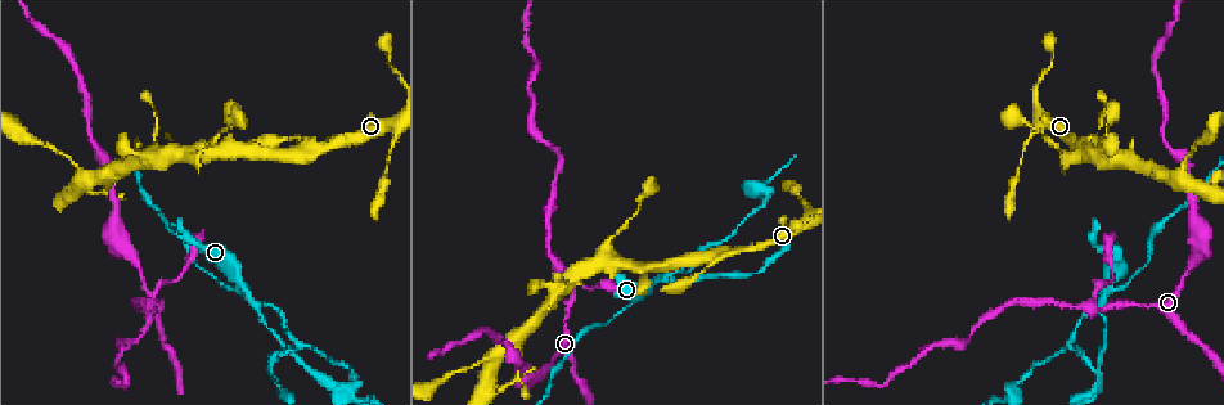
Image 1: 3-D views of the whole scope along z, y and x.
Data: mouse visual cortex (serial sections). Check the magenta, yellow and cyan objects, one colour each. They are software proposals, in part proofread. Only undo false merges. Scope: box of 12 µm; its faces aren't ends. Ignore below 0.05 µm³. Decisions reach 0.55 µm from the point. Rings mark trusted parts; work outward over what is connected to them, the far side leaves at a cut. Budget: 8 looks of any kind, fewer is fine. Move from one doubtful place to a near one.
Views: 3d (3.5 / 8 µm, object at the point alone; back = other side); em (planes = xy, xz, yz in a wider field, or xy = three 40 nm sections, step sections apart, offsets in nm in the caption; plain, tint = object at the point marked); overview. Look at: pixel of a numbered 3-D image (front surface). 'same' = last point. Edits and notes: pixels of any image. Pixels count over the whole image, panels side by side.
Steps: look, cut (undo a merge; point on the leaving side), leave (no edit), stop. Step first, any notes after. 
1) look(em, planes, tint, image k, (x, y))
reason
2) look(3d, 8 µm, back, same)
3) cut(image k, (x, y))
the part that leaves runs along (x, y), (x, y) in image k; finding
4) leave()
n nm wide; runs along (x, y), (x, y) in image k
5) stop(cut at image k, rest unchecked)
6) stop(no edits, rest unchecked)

look(3d, 3.5 µm, back, image 1, (389, 156))
thin neck

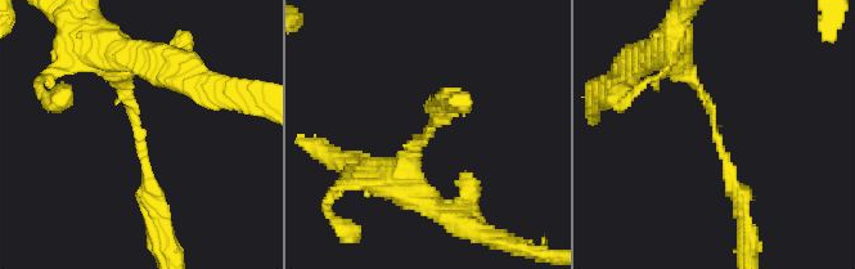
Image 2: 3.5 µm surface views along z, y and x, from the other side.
look(em, xy, step 3, tint, image 2, (137, 135))
arms of 150, 200 nm

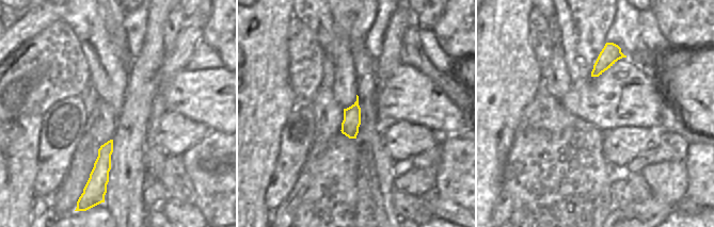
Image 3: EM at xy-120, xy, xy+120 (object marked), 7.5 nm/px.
leave()
runs along (680, 70), (710, 104), (743, 215) in image 2; all the same cell

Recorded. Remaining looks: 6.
look(3d, 3.5 µm, image 1, (258, 305))
three-way junction

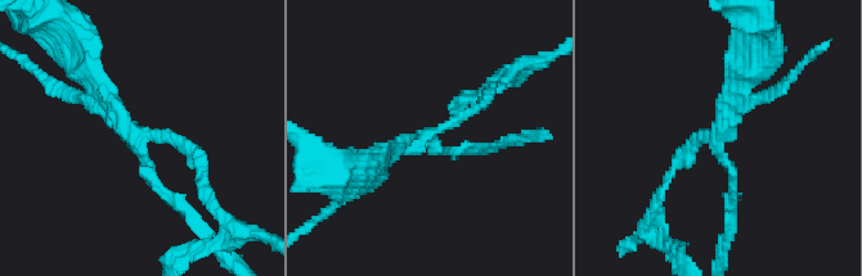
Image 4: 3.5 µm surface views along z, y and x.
cut(image 4, (471, 105))
3 arms; arms of 150, 150, 250 nm; the part that leaves runs along (434, 131), (485, 99), (501, 72) in image 4; a second cell is stuck on

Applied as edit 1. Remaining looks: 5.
look(3d, 3.5 µm, image 1, (1092, 308))
abrupt turn

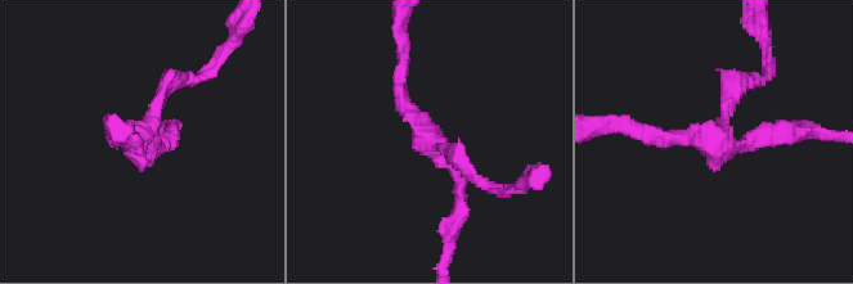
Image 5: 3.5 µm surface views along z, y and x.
look(em, xy, step 1, tint, image 5, (717, 139))
3 arms; arms of 200, 200, 200 nm

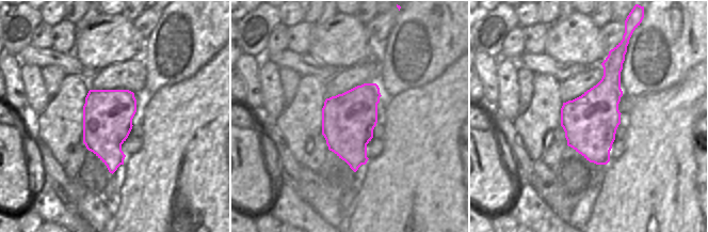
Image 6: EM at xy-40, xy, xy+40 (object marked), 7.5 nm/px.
leave()
runs along (461, 206), (461, 179), (402, 104), (402, 61) in image 5; one cell here

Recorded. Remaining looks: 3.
look(3d, 3.5 µm, image 1, (537, 58))
abrupt turn

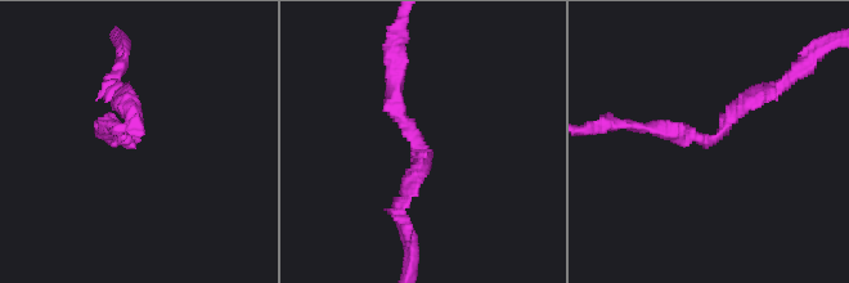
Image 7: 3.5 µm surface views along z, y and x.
look(em, xy, step 2, tint, image 7, (420, 151))
arms of 150, 200 nm

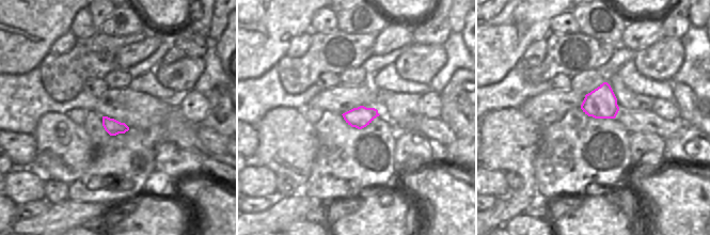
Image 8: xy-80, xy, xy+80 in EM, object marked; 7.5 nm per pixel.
leave()
one cell here

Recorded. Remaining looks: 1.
stop(cut at image 4, rest unchecked)

